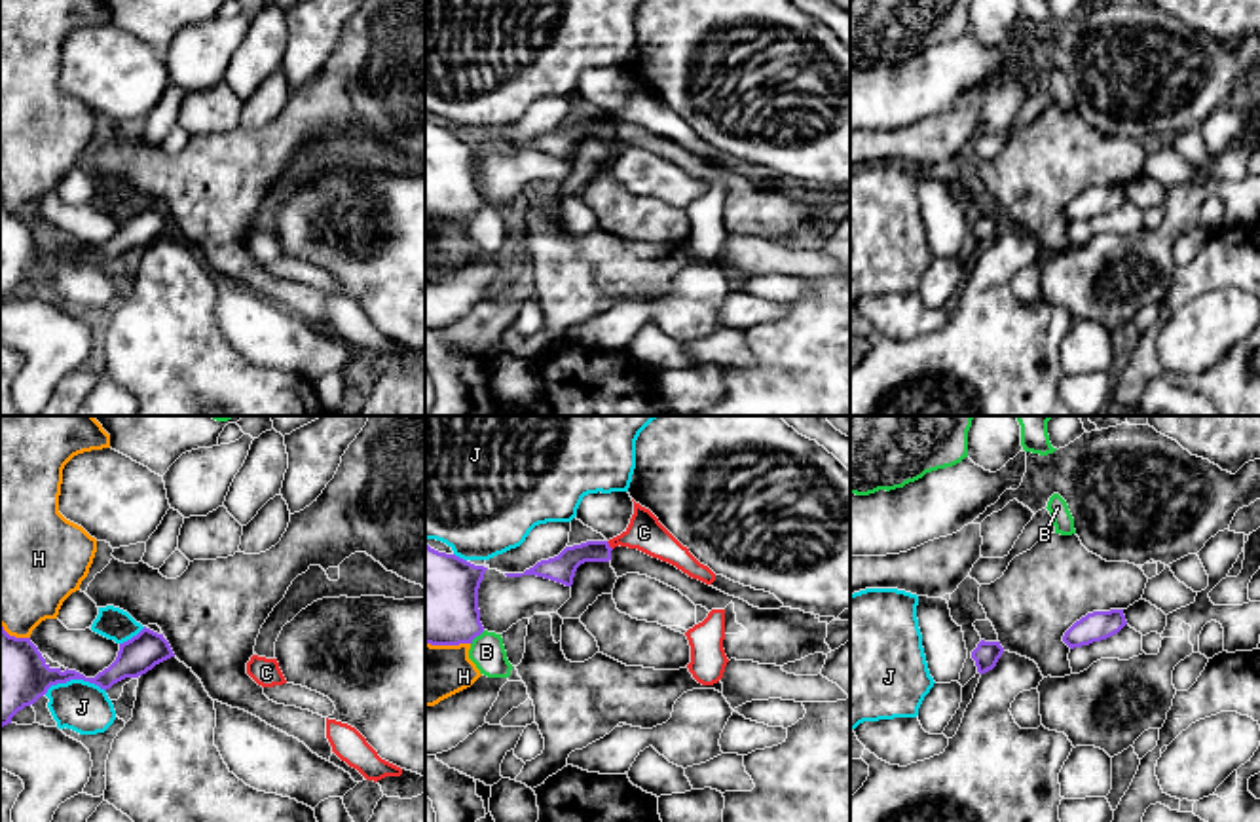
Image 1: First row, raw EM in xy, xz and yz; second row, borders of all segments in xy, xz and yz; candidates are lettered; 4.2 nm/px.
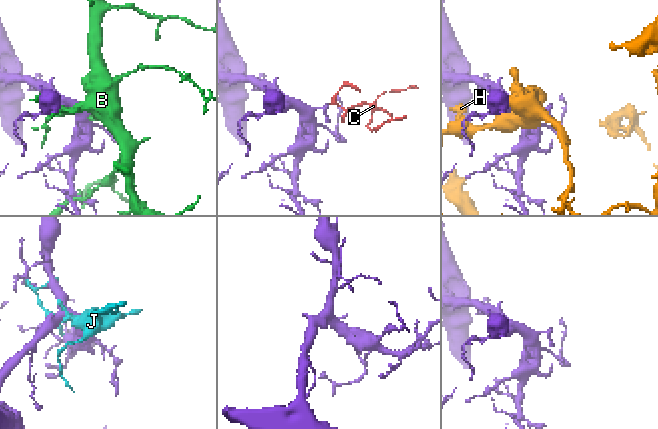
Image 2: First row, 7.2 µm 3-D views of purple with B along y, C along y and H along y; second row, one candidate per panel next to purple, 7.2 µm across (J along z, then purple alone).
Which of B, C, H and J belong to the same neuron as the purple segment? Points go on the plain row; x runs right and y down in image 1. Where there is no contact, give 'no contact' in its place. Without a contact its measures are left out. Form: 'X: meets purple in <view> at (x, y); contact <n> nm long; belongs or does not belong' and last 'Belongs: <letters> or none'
B: meets purple in xz at (477, 209); contact 90 nm long; does not belong
C: meets purple in xz at (608, 120); contact 50 nm long; does not belong
H: meets purple in xz at (448, 219); contact 190 nm long; does not belong
J: meets purple in xy at (74, 253); contact 260 nm long; does not belong
Belongs: none

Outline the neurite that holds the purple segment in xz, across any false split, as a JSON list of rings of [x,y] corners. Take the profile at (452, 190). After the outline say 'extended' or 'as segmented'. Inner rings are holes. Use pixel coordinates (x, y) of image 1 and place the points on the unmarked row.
[[[425,118],[425,218],[472,218],[484,207],[478,163],[486,144]]]; as segmented

